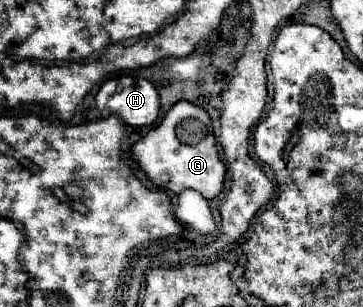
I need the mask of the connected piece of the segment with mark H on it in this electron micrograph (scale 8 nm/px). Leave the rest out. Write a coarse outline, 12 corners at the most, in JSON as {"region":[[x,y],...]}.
{"region":[[136,76],[106,80],[100,114],[128,126],[158,118],[156,88]]}

